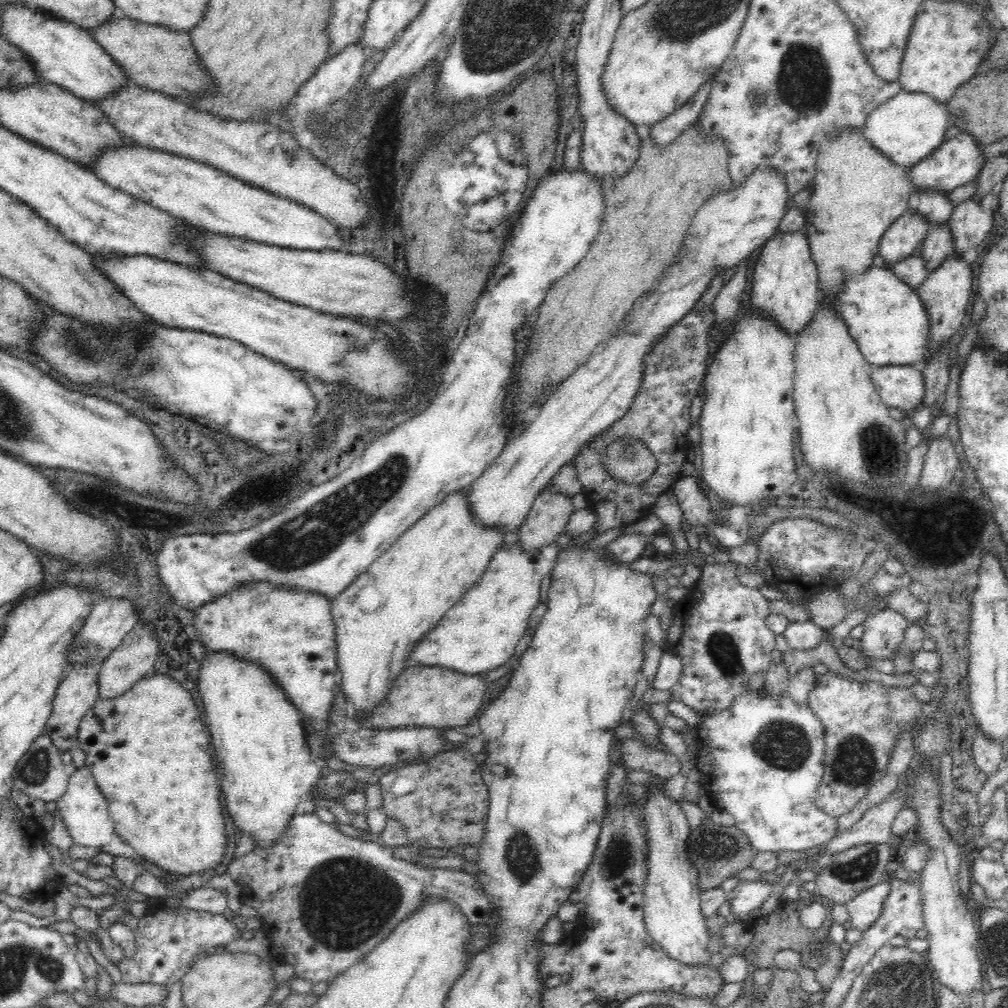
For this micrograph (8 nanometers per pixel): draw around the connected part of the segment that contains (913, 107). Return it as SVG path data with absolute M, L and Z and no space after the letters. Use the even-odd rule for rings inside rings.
M901 89L870 112L862 131L864 139L870 141L873 148L894 164L908 167L936 151L936 148L943 144L942 135L949 127L949 122L950 118L944 103L924 93Z

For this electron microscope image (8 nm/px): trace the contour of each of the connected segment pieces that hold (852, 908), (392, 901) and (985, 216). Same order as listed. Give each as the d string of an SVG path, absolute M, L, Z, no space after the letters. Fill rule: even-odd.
M881 881L871 888L864 889L858 896L845 904L850 925L858 930L866 930L882 913L884 902L889 894L889 882Z
M313 812L295 814L289 820L287 826L288 828L286 828L286 833L284 833L284 838L282 838L278 844L274 844L274 848L270 848L267 852L265 852L263 848L256 848L256 850L250 851L246 856L242 856L242 858L238 858L238 860L233 860L229 864L226 874L228 874L228 877L234 879L234 882L240 886L240 901L242 905L254 908L259 915L261 921L260 931L266 931L267 937L269 938L269 959L278 964L288 964L292 966L296 978L310 981L311 984L318 982L330 984L342 972L350 969L353 965L359 964L378 942L382 942L382 940L396 928L396 924L404 920L408 914L414 913L423 904L427 895L444 897L444 899L452 901L454 905L462 909L466 920L472 925L497 922L499 916L495 916L494 907L492 907L492 901L490 901L488 893L482 889L476 876L472 876L472 874L467 874L465 871L454 872L454 870L448 870L446 868L423 868L423 866L415 866L404 860L396 859L393 857L392 848L381 846L378 842L364 841L363 839L359 840L358 838L346 836L346 834L339 832L334 824L322 821L320 817Z
M968 199L957 204L947 220L952 235L954 257L975 249L986 238L994 222L992 211L980 211L980 201Z

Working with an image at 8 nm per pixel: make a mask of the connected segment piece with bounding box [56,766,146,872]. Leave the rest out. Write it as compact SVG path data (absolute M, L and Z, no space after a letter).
M80 767L69 777L66 792L57 800L56 810L62 816L62 821L68 830L73 845L80 847L92 847L100 852L108 852L110 855L124 856L140 864L142 872L146 870L145 861L116 833L115 826L110 820L106 799L100 792L92 773L88 767Z

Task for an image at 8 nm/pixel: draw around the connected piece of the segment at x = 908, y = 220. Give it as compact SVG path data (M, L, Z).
M904 211L884 230L878 242L878 255L884 259L885 266L890 268L894 263L909 257L930 229L920 213Z

